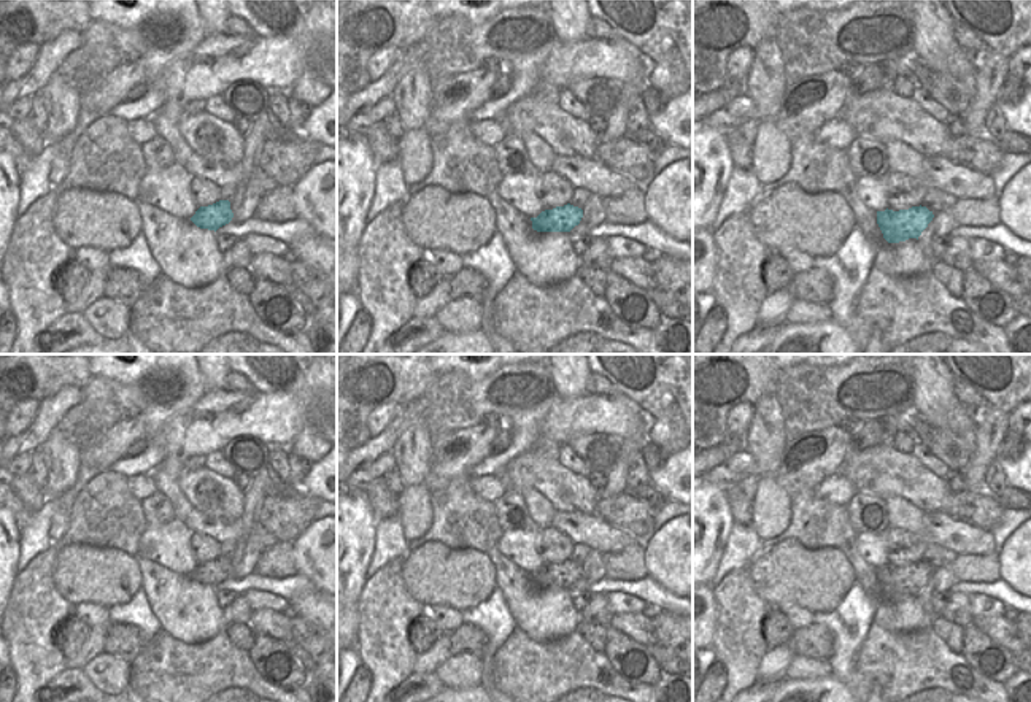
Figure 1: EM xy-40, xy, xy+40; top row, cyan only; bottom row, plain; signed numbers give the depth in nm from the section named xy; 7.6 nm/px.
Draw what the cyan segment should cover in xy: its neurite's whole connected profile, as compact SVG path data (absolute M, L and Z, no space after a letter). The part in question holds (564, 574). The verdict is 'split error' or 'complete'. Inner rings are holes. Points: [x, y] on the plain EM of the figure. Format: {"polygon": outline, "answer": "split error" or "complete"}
{"polygon": "M570 559L542 567L537 573L531 573L532 584L537 588L570 588L580 580L583 565Z", "answer": "complete"}

